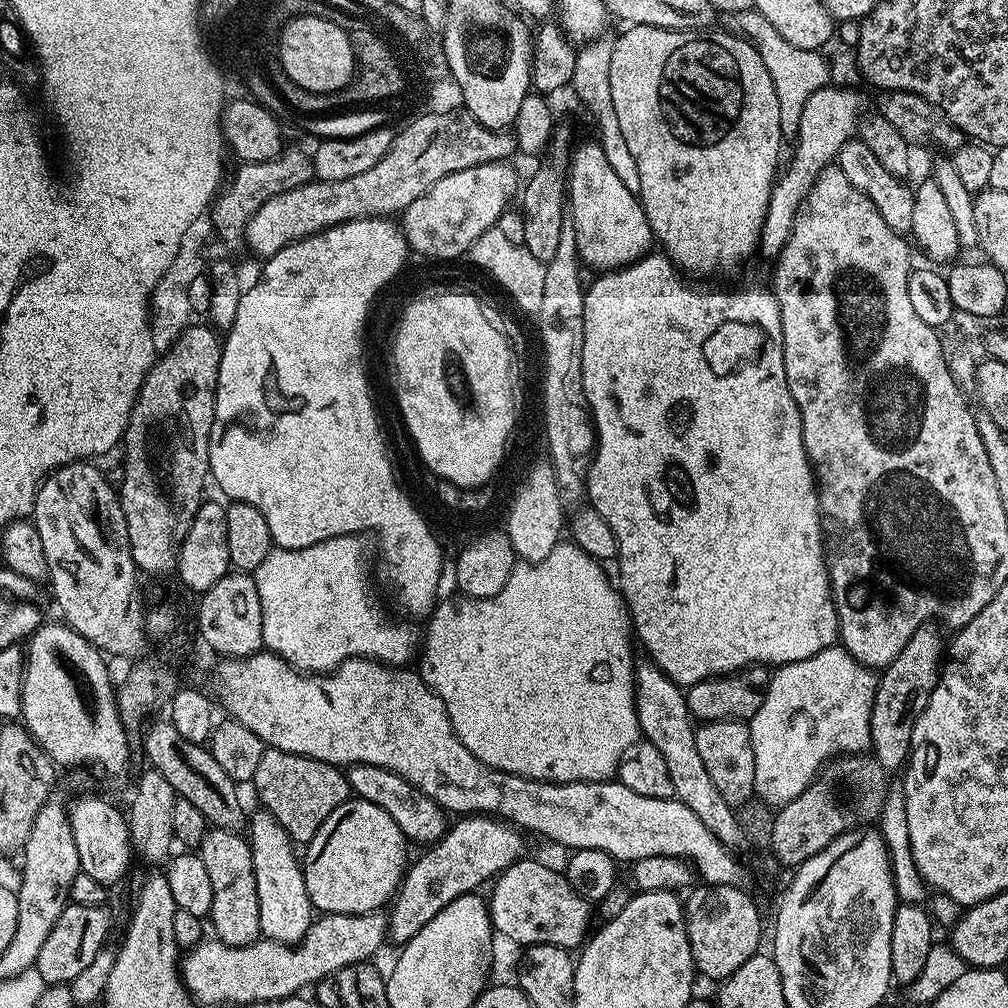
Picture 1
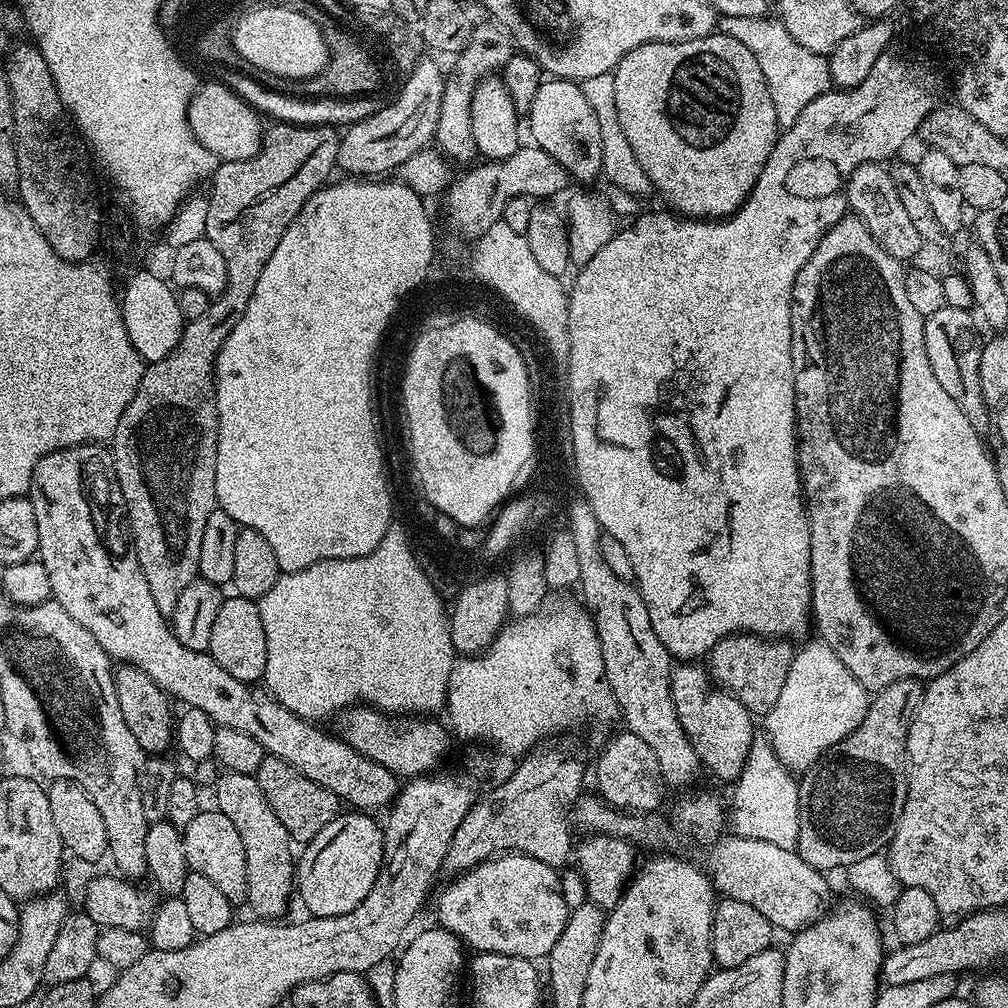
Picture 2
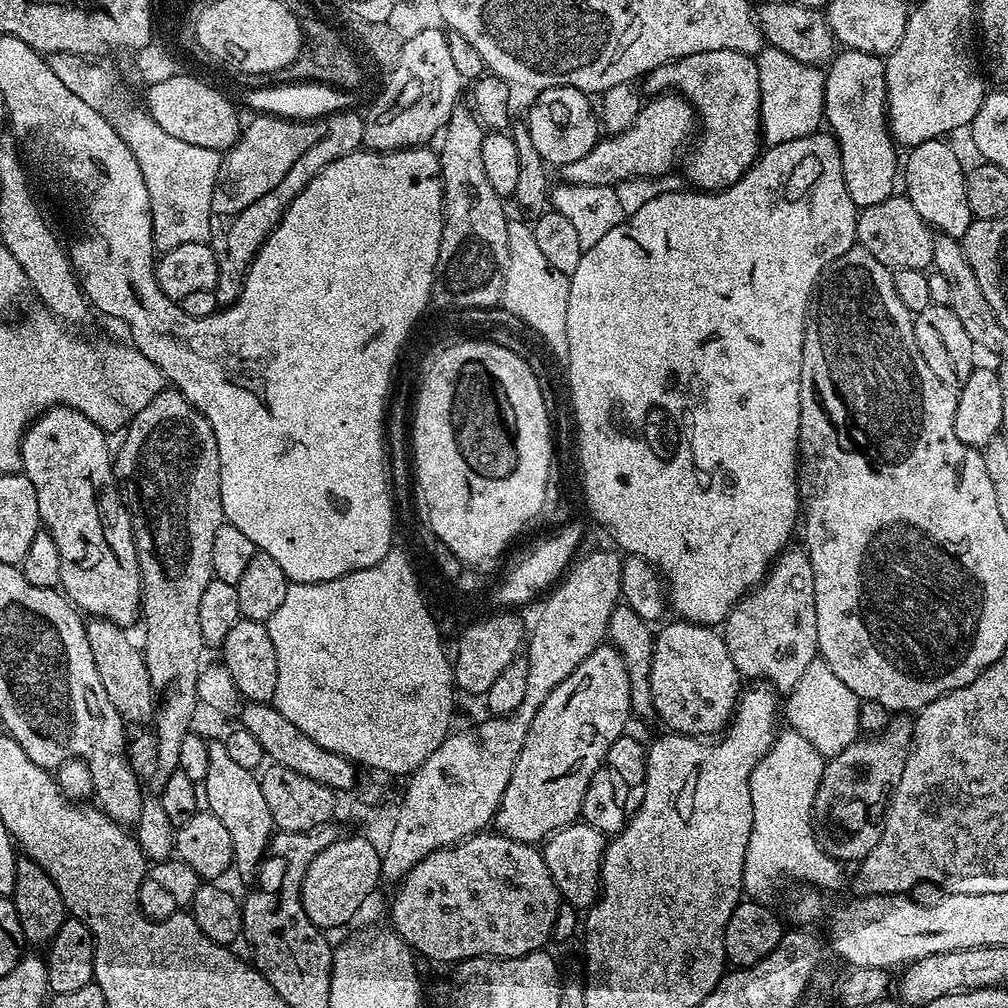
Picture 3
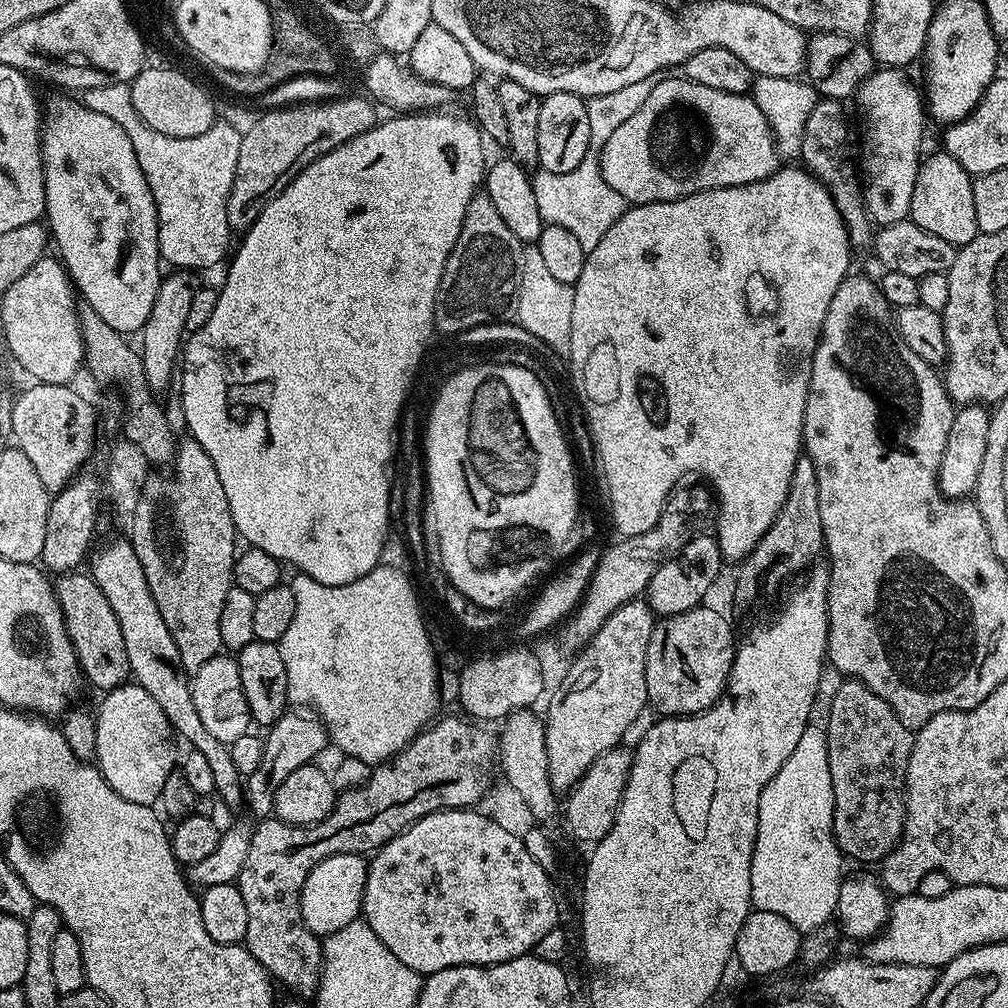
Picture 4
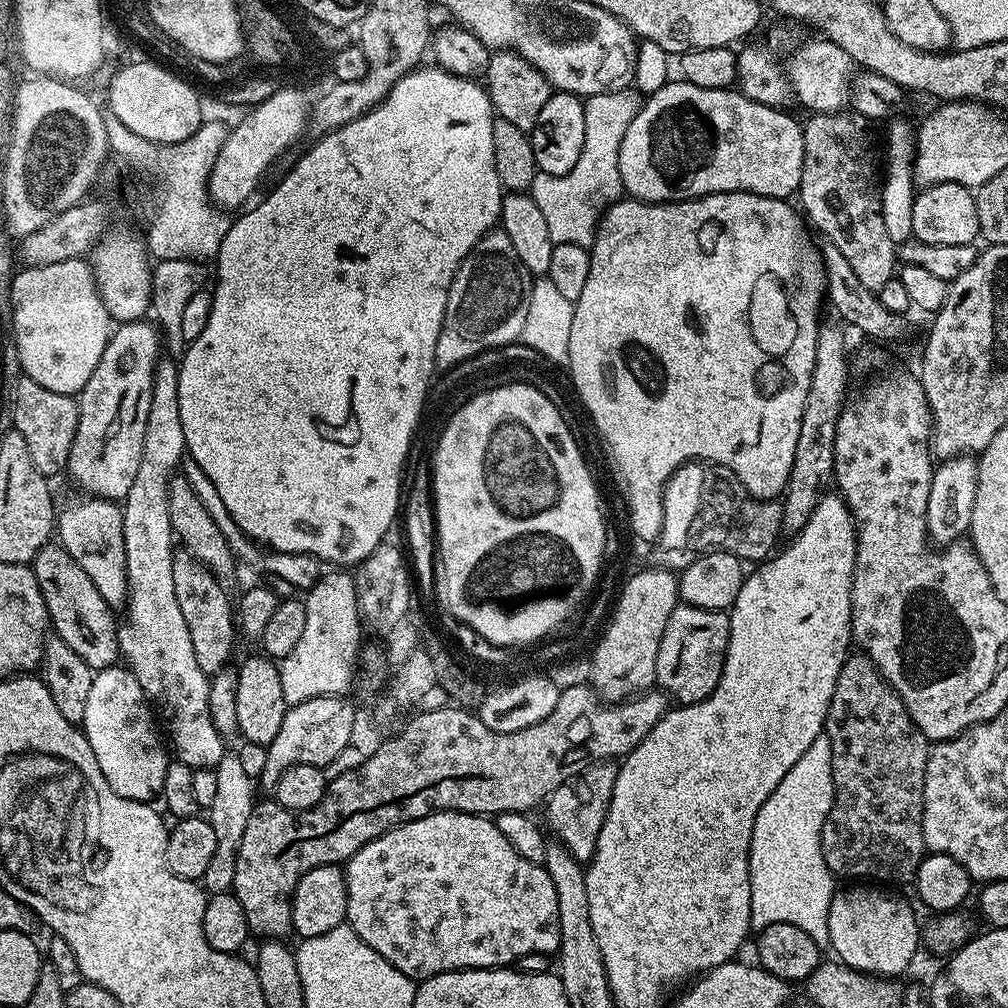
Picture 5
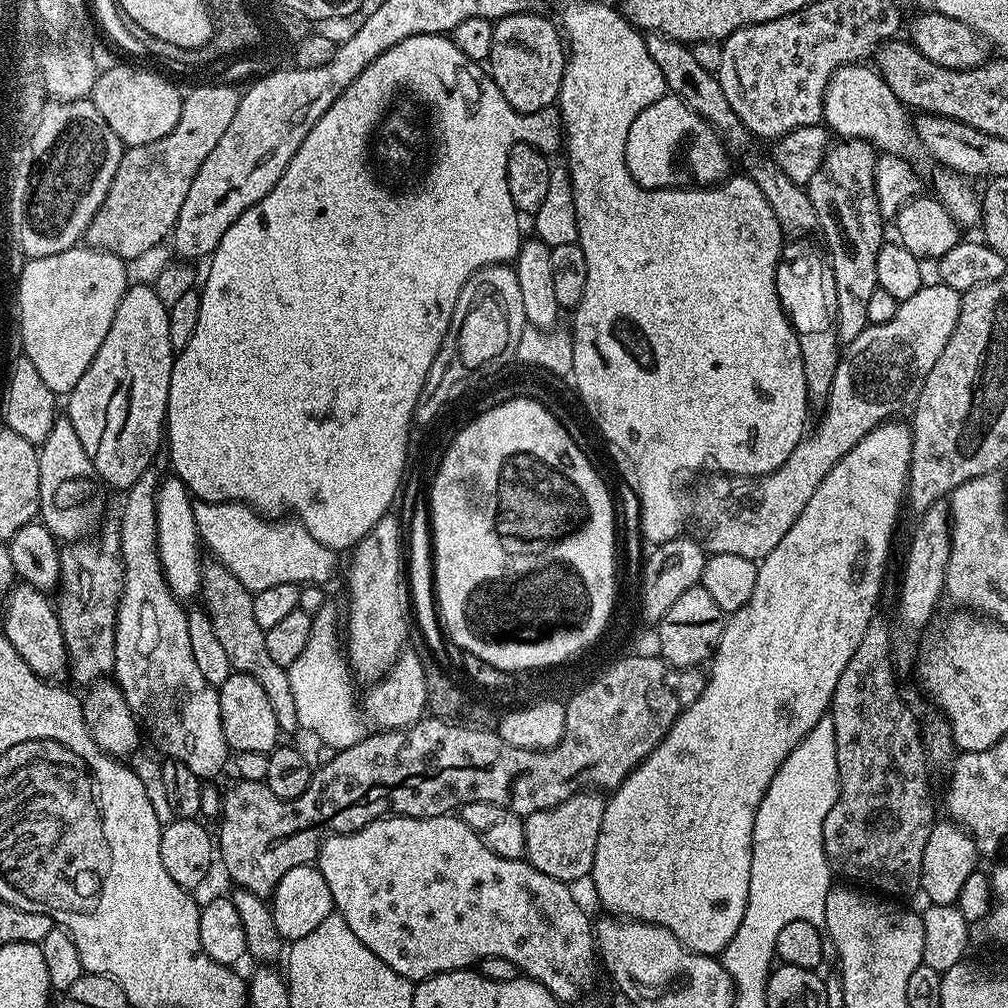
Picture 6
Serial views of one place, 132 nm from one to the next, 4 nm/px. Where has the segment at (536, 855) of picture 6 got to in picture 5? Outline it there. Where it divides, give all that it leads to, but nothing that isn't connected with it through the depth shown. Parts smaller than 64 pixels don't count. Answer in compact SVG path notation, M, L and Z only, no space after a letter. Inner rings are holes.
M611 759L583 768L578 775L571 776L569 780L562 782L562 786L555 788L546 801L547 831L552 831L556 835L553 837L578 861L591 860L598 846L598 834L602 830L602 822L606 822L610 798L614 794L616 769L617 765Z

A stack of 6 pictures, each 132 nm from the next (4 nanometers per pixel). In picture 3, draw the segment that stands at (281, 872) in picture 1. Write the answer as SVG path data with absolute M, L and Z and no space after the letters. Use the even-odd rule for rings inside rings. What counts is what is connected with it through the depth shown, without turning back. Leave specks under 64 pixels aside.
M209 739L208 753L210 766L207 767L206 778L202 781L203 803L207 811L213 812L222 822L222 826L226 826L230 842L234 842L234 872L244 880L255 881L256 873L260 871L260 862L264 859L274 835L270 809L266 807L266 797L262 795L260 776L231 760L223 739Z

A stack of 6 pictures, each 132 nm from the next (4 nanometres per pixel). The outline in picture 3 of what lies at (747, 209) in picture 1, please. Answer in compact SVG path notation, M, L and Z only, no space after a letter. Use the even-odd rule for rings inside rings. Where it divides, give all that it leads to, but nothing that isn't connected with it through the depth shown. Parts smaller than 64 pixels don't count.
M706 50L702 54L690 54L686 58L678 58L674 62L669 64L663 64L653 69L652 72L649 72L646 77L646 83L648 83L649 93L652 94L664 94L672 93L677 96L683 96L689 104L692 105L695 115L698 117L699 123L700 120L704 123L704 129L700 132L700 137L696 140L696 145L692 149L689 147L687 149L686 155L682 160L682 168L684 164L684 174L682 173L683 179L689 180L691 187L696 190L703 190L706 192L720 192L724 188L729 188L734 182L738 182L744 177L745 172L752 167L752 164L756 160L757 156L760 155L762 151L762 133L761 133L761 122L760 122L760 92L759 92L759 74L758 66L756 65L755 59L747 52L735 52L734 50Z

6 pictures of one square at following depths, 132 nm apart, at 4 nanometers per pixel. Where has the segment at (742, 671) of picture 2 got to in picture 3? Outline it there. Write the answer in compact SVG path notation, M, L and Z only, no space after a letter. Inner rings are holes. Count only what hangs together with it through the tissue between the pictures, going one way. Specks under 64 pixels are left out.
M789 546L773 560L771 568L768 569L768 575L760 581L759 585L751 589L748 595L740 599L737 604L732 605L730 614L725 618L722 625L722 635L726 642L726 650L730 650L730 658L734 661L734 666L745 681L763 682L780 694L792 692L794 686L798 686L798 678L802 678L802 674L806 674L806 666L810 666L810 662L817 660L820 651L820 647L818 646L818 610L814 610L814 570L810 566L808 553L803 547L797 546L795 548L795 546Z

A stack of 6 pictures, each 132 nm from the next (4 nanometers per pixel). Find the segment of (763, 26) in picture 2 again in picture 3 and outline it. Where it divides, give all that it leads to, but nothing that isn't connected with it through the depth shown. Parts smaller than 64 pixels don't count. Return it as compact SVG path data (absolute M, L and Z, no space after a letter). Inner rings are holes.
M766 46L757 53L759 74L760 122L767 145L793 141L817 131L823 123L825 84L823 71L800 62L784 51Z

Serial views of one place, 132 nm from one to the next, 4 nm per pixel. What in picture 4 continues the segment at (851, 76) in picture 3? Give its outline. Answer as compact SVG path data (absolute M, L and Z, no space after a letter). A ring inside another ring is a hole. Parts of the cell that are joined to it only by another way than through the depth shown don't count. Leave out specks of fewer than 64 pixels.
M880 66L860 85L855 94L854 103L864 115L864 152L862 148L862 189L864 205L873 225L883 226L909 219L910 198L914 198L914 182L918 178L922 151L920 139L924 136L926 104L922 92L912 85L907 71L898 68Z

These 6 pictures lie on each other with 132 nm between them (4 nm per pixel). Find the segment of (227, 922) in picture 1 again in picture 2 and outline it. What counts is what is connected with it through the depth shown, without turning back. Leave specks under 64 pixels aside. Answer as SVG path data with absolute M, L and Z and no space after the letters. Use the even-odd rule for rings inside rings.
M201 810L198 818L190 826L182 829L185 842L185 856L189 869L206 874L222 894L233 902L244 902L248 899L246 890L246 854L242 850L242 838L234 827L234 822L218 810Z

